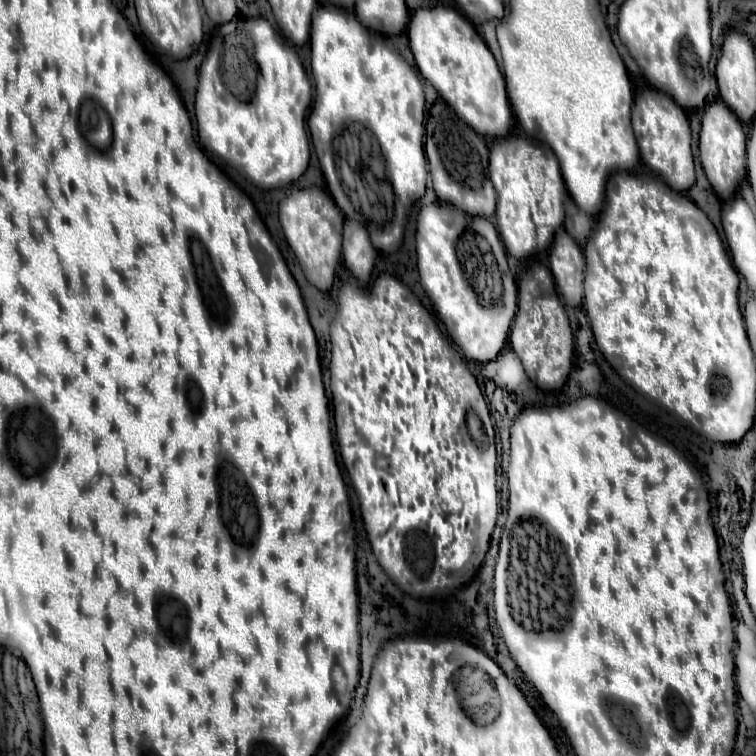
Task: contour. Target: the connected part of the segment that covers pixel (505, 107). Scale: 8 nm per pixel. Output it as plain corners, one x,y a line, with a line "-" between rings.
436,4
414,10
408,22
408,38
420,74
468,126
490,138
512,130
512,110
502,72
476,28
456,8

